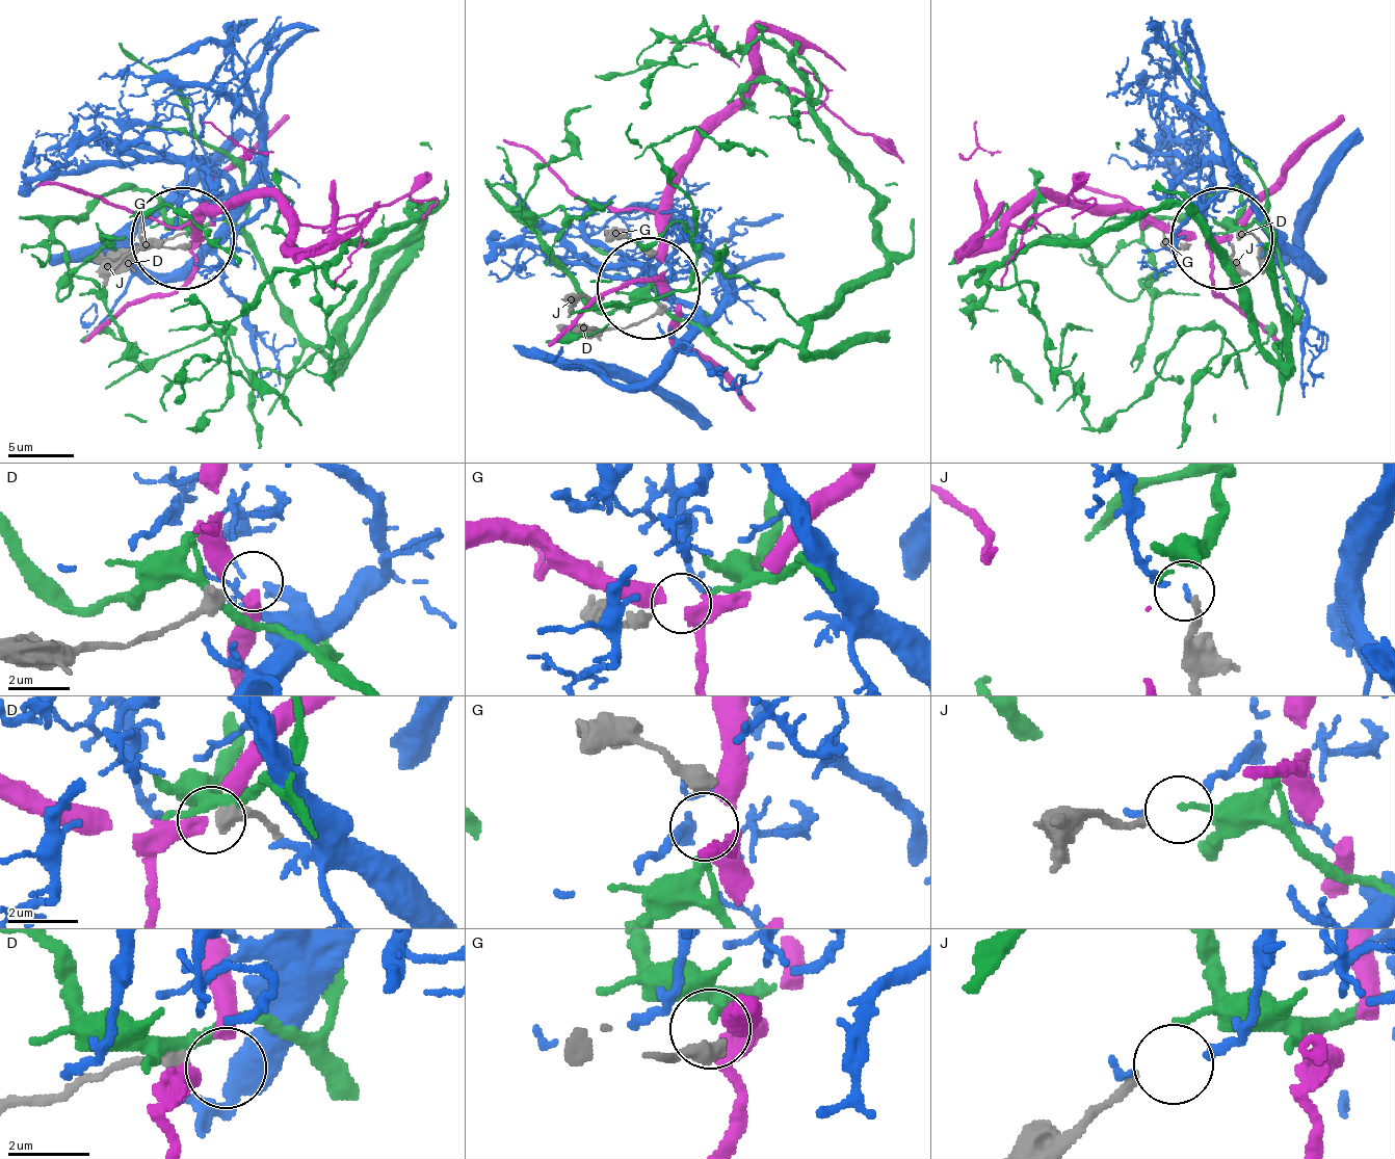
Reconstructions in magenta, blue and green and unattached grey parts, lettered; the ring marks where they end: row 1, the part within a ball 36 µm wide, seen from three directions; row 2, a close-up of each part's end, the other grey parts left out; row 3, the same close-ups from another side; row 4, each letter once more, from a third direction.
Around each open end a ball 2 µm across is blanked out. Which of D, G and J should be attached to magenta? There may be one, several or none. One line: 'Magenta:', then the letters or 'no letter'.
Magenta: no letter

